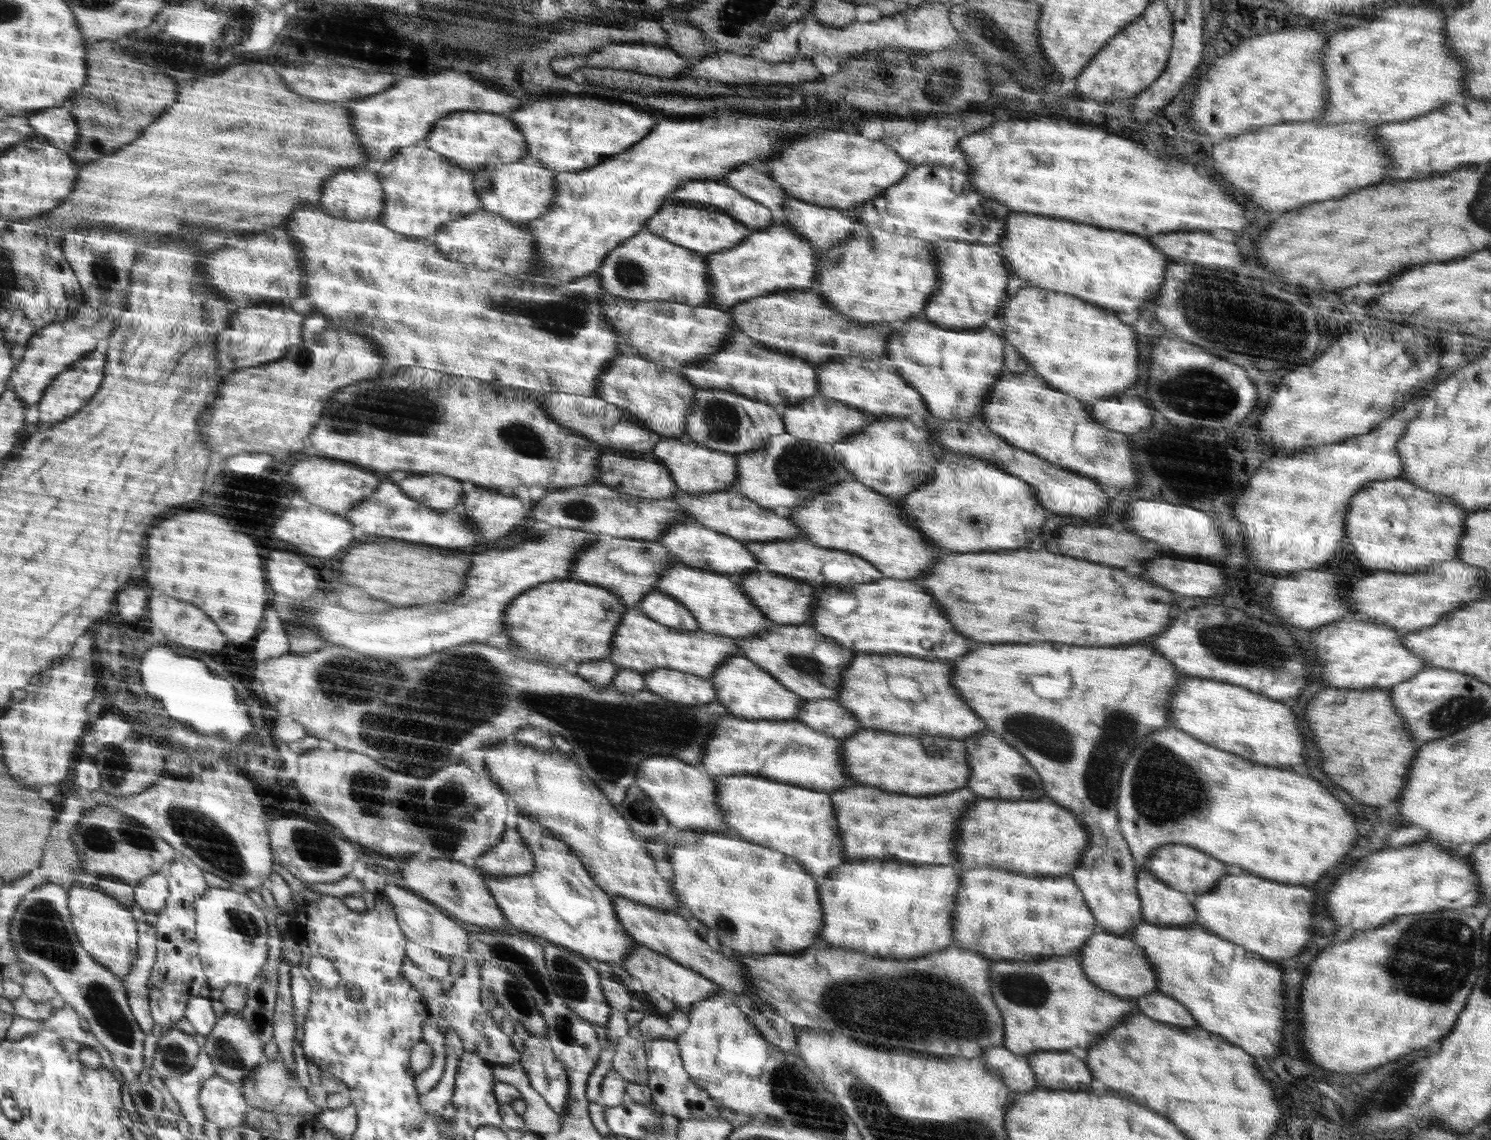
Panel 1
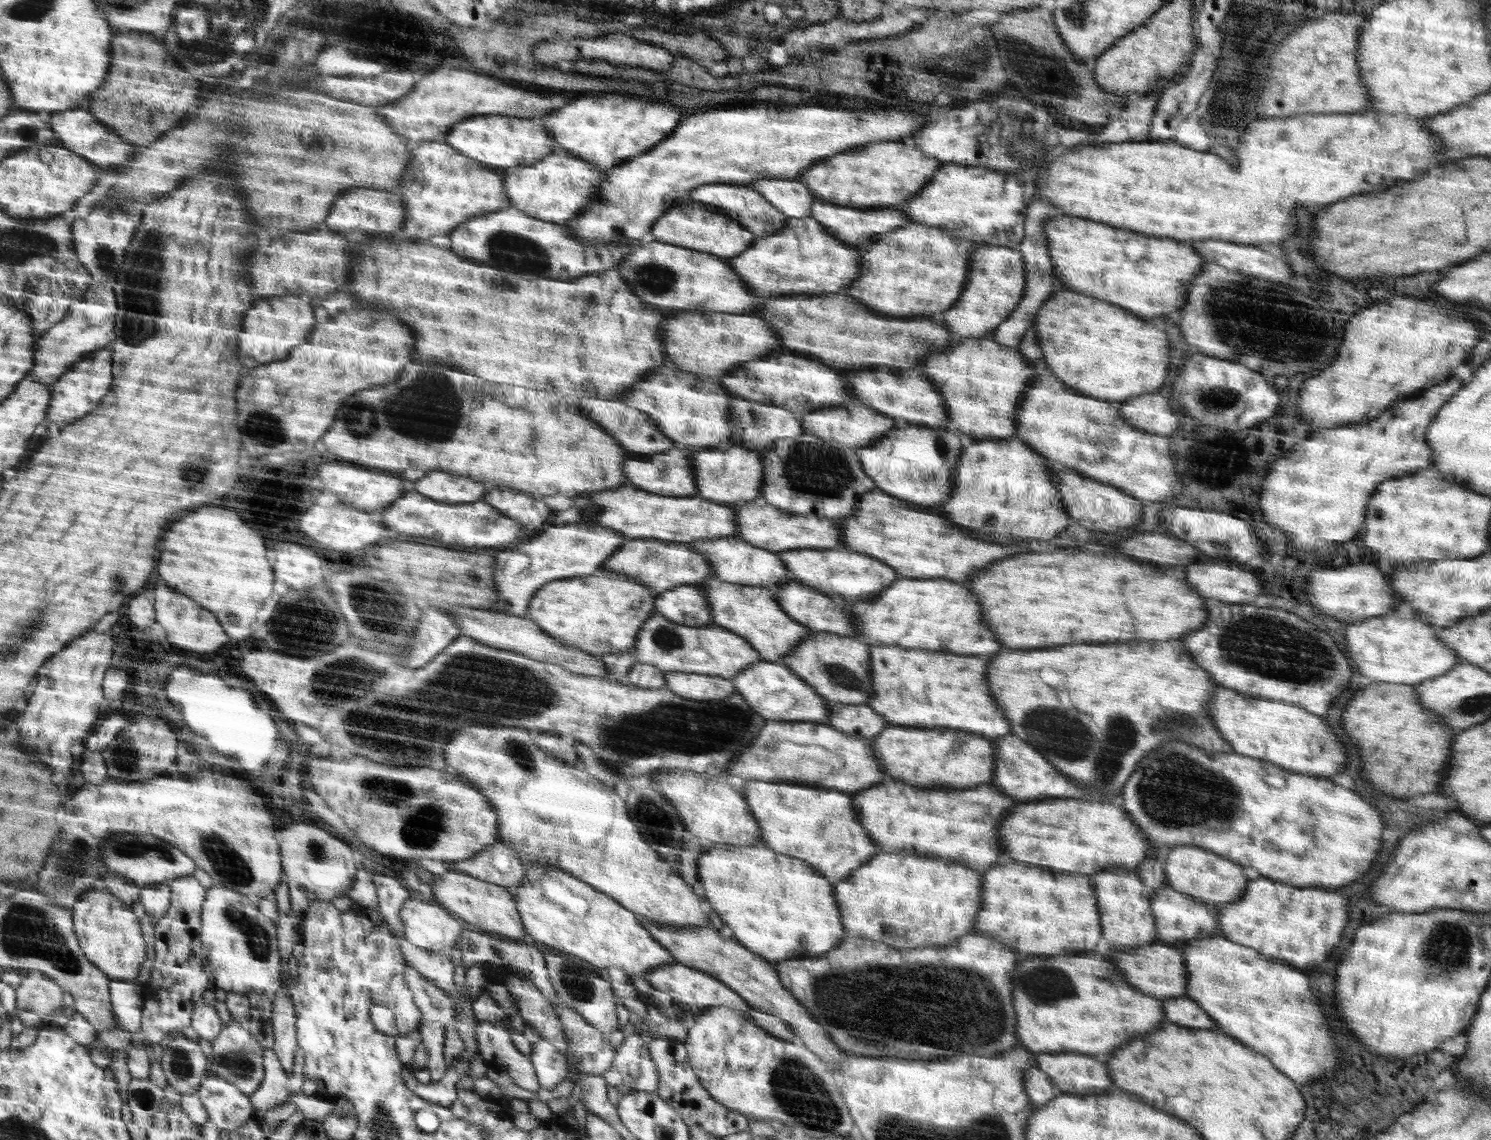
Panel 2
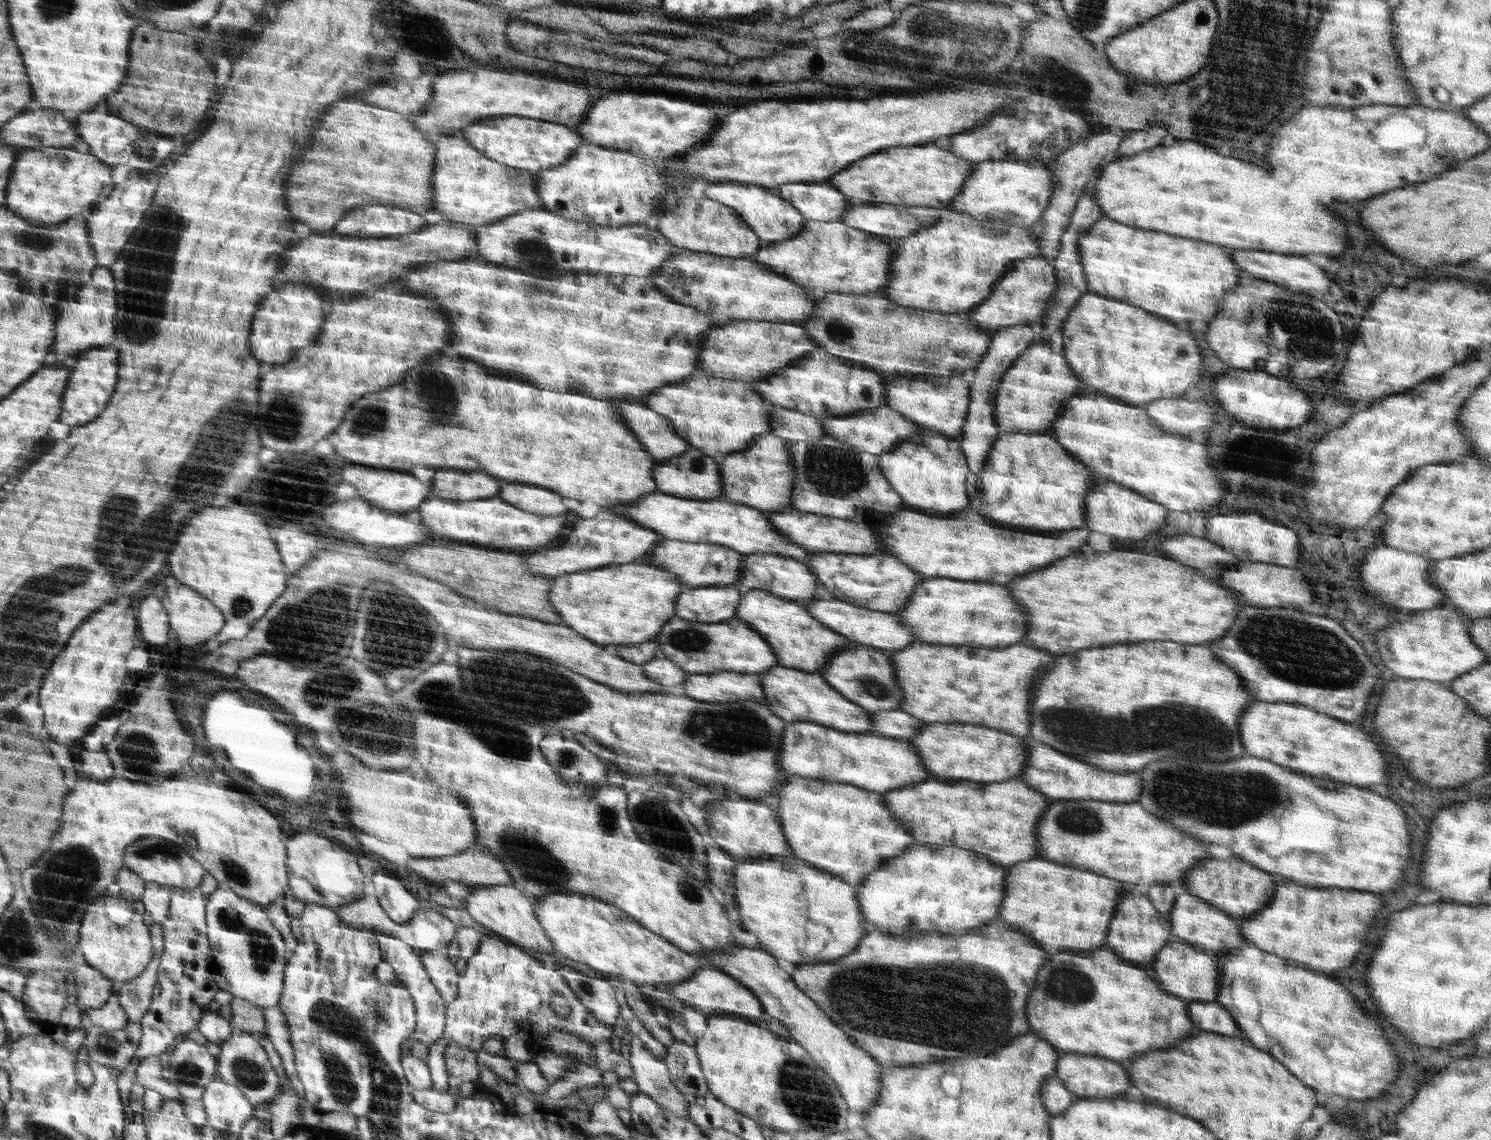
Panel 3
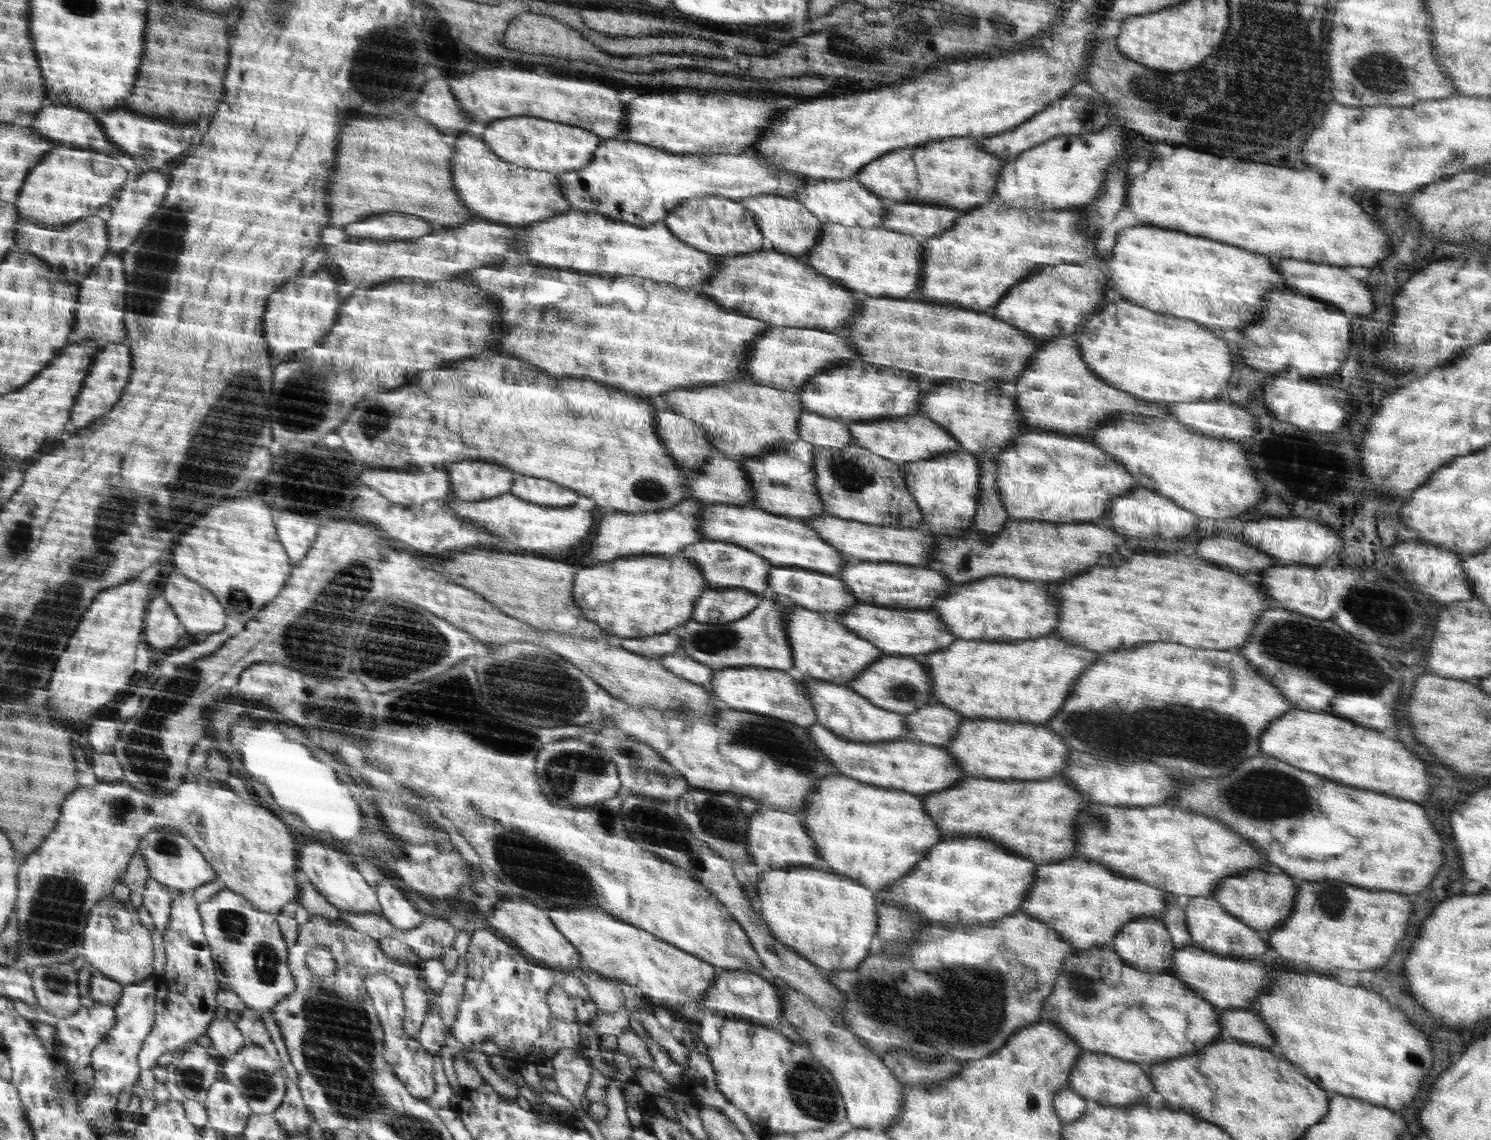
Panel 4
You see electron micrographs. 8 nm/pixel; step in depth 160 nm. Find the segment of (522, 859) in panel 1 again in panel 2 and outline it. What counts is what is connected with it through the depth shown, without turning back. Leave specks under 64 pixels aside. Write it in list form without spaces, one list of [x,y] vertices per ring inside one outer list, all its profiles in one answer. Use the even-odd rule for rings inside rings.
[[[474,726],[474,728],[462,728],[462,732],[458,732],[458,736],[454,736],[454,740],[450,740],[450,744],[446,744],[446,766],[452,766],[452,768],[456,768],[456,772],[460,774],[460,776],[466,776],[466,780],[472,780],[472,786],[476,786],[478,791],[482,793],[482,796],[486,796],[486,800],[489,800],[490,806],[494,808],[494,812],[497,814],[497,816],[502,816],[502,818],[499,818],[499,823],[502,822],[500,830],[502,830],[502,844],[496,844],[494,846],[487,847],[485,850],[482,850],[480,852],[477,852],[474,856],[471,856],[470,858],[467,858],[466,860],[457,860],[456,862],[449,862],[448,863],[454,863],[454,870],[461,873],[466,873],[468,876],[476,877],[483,881],[488,881],[492,884],[497,884],[498,886],[507,887],[509,889],[516,888],[516,886],[519,886],[523,883],[523,881],[526,881],[526,875],[525,870],[529,869],[531,862],[539,861],[542,864],[548,864],[552,866],[557,866],[559,868],[562,868],[562,870],[566,871],[568,874],[578,877],[581,881],[584,881],[586,884],[592,885],[594,888],[597,888],[599,891],[602,891],[603,893],[606,893],[606,896],[613,897],[614,900],[617,900],[621,905],[624,905],[626,909],[630,909],[630,912],[634,912],[637,914],[637,916],[640,919],[648,919],[652,920],[654,924],[656,925],[664,925],[665,927],[674,927],[675,929],[681,929],[684,927],[706,927],[710,926],[708,924],[708,905],[707,901],[705,900],[705,897],[703,895],[697,894],[693,892],[693,889],[689,887],[689,884],[686,884],[684,880],[682,880],[681,875],[676,871],[676,868],[674,865],[666,861],[656,850],[652,848],[652,846],[646,844],[645,838],[641,836],[640,829],[633,823],[633,819],[629,816],[629,812],[626,809],[626,802],[614,792],[614,788],[612,788],[609,784],[603,783],[598,780],[594,780],[594,778],[590,778],[586,772],[582,772],[582,776],[578,778],[578,770],[576,768],[572,768],[572,765],[568,766],[568,763],[566,761],[563,761],[562,759],[558,759],[555,757],[550,756],[550,754],[546,753],[542,749],[538,748],[538,745],[533,741],[531,732],[524,728],[484,728],[484,726]],[[522,850],[522,852],[526,852],[526,856],[528,856],[529,863],[526,865],[522,865],[521,859],[519,856],[519,852]]]

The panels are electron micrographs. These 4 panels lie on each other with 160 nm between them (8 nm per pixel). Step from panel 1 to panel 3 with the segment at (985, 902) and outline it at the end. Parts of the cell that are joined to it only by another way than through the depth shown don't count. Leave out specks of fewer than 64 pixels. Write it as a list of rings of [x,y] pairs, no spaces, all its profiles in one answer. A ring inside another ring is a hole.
[[[1034,858],[1008,866],[1005,876],[1005,898],[1002,899],[1002,908],[997,917],[1010,926],[1016,926],[1020,932],[1026,932],[1026,936],[1034,938],[1040,944],[1040,948],[1048,954],[1060,954],[1066,950],[1088,952],[1097,950],[1106,941],[1108,925],[1115,916],[1114,912],[1122,891],[1125,891],[1125,883],[1113,878]]]

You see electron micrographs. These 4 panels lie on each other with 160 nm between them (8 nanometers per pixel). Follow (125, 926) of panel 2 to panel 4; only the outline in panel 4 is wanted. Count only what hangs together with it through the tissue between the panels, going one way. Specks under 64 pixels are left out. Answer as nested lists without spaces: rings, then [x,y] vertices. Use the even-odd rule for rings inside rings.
[[[113,899],[102,900],[90,915],[90,924],[86,929],[85,958],[95,970],[111,976],[126,986],[147,981],[155,977],[156,954],[154,954],[152,930],[142,924],[137,913],[134,915],[133,926],[128,930],[120,930],[110,916],[114,904]]]

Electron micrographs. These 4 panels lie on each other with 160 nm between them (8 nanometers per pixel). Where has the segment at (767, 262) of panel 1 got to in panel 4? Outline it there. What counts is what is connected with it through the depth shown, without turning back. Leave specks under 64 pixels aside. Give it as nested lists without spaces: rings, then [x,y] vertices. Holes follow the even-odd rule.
[[[825,223],[821,239],[808,255],[800,257],[818,274],[835,280],[844,289],[867,297],[911,298],[921,286],[921,256],[924,243],[921,238],[908,236],[884,227],[847,227]]]

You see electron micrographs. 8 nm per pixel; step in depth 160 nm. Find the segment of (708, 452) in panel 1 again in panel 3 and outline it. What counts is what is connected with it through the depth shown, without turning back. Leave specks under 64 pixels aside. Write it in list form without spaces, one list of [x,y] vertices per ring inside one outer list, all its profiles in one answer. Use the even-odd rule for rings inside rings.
[[[772,434],[760,435],[746,450],[732,453],[718,461],[721,498],[766,512],[778,512],[785,510],[786,507],[792,507],[795,472],[789,454],[789,442]]]

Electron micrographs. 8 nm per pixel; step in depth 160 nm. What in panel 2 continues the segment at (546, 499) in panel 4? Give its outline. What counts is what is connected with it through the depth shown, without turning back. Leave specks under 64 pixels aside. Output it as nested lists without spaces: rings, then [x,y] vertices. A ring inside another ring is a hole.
[[[506,487],[486,491],[484,500],[520,524],[530,524],[536,528],[550,525],[546,520],[552,514],[552,508],[546,506],[539,496]]]

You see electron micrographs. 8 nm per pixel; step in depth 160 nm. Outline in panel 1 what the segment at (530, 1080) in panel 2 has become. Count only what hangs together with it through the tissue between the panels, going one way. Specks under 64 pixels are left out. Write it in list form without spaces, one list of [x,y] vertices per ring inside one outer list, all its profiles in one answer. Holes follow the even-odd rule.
[[[466,957],[466,967],[464,974],[456,980],[456,984],[438,998],[424,998],[427,1004],[427,1010],[430,1017],[438,1020],[447,1021],[454,1027],[454,1030],[461,1037],[463,1050],[465,1053],[476,1053],[478,1057],[484,1060],[490,1060],[494,1064],[514,1064],[523,1063],[523,1057],[518,1050],[515,1050],[501,1025],[496,1024],[490,1016],[490,1012],[482,1006],[480,1002],[480,980],[479,963],[475,958]]]

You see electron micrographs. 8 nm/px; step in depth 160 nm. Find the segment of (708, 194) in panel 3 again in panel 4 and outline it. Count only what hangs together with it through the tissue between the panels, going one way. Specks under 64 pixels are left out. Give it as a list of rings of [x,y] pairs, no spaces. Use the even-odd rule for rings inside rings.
[[[758,195],[745,198],[740,202],[756,217],[756,223],[765,233],[764,250],[774,250],[786,255],[800,258],[806,256],[819,243],[824,223],[798,199],[780,195]]]

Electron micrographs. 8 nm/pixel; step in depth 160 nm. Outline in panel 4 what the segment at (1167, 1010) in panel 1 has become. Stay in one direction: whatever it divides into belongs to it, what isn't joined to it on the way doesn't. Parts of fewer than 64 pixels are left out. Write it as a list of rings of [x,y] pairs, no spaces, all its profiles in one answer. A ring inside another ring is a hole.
[[[1223,1009],[1219,1014],[1222,1032],[1232,1038],[1252,1042],[1256,1046],[1274,1046],[1275,1040],[1267,1024],[1252,1010]]]

